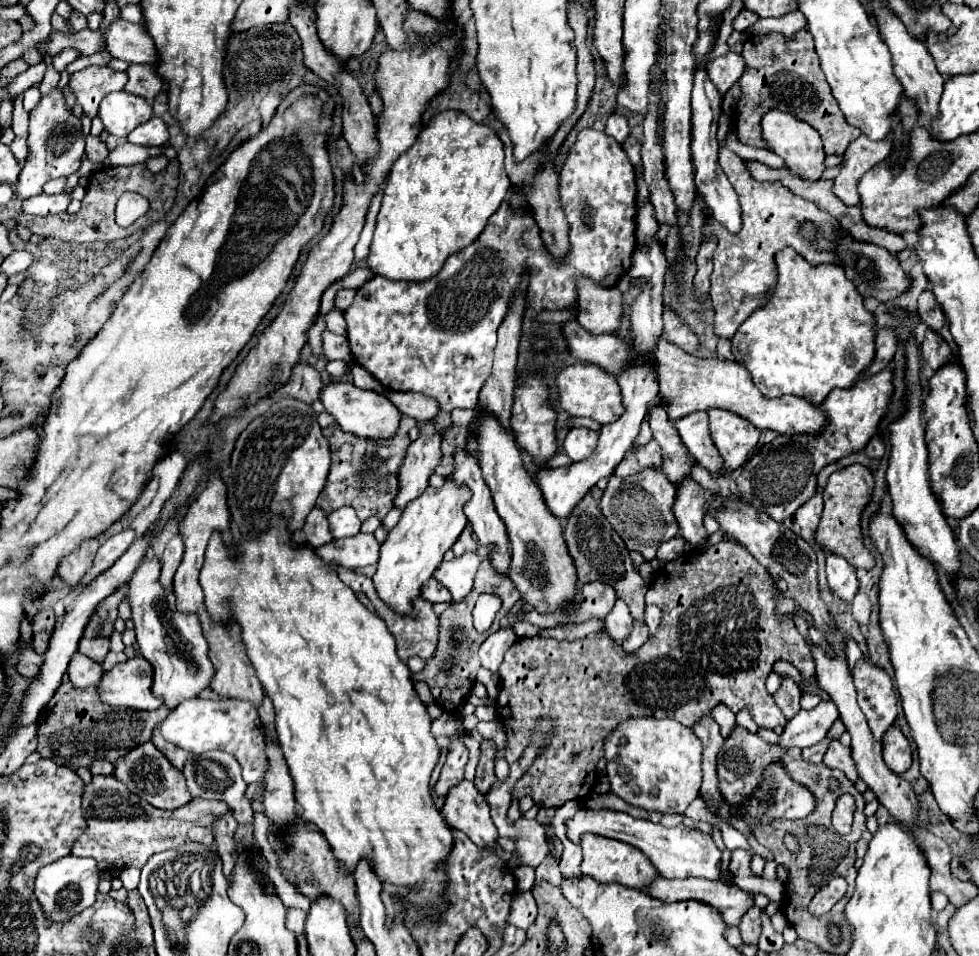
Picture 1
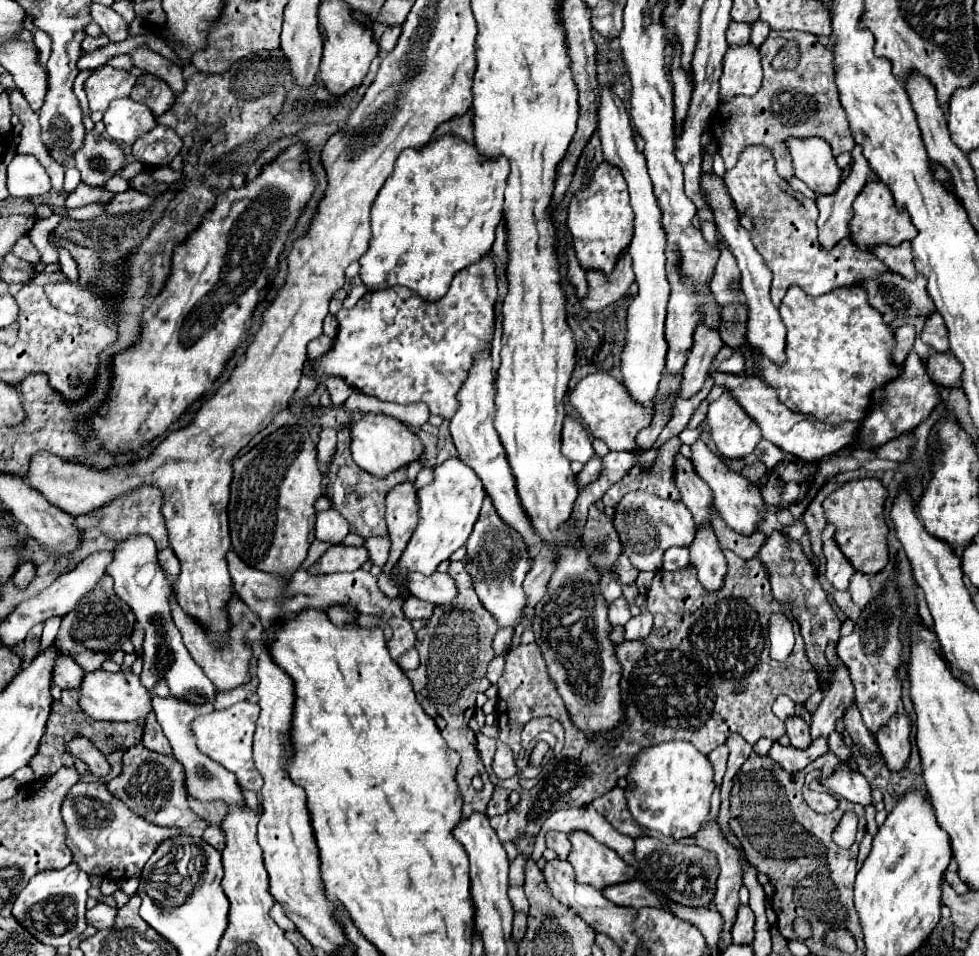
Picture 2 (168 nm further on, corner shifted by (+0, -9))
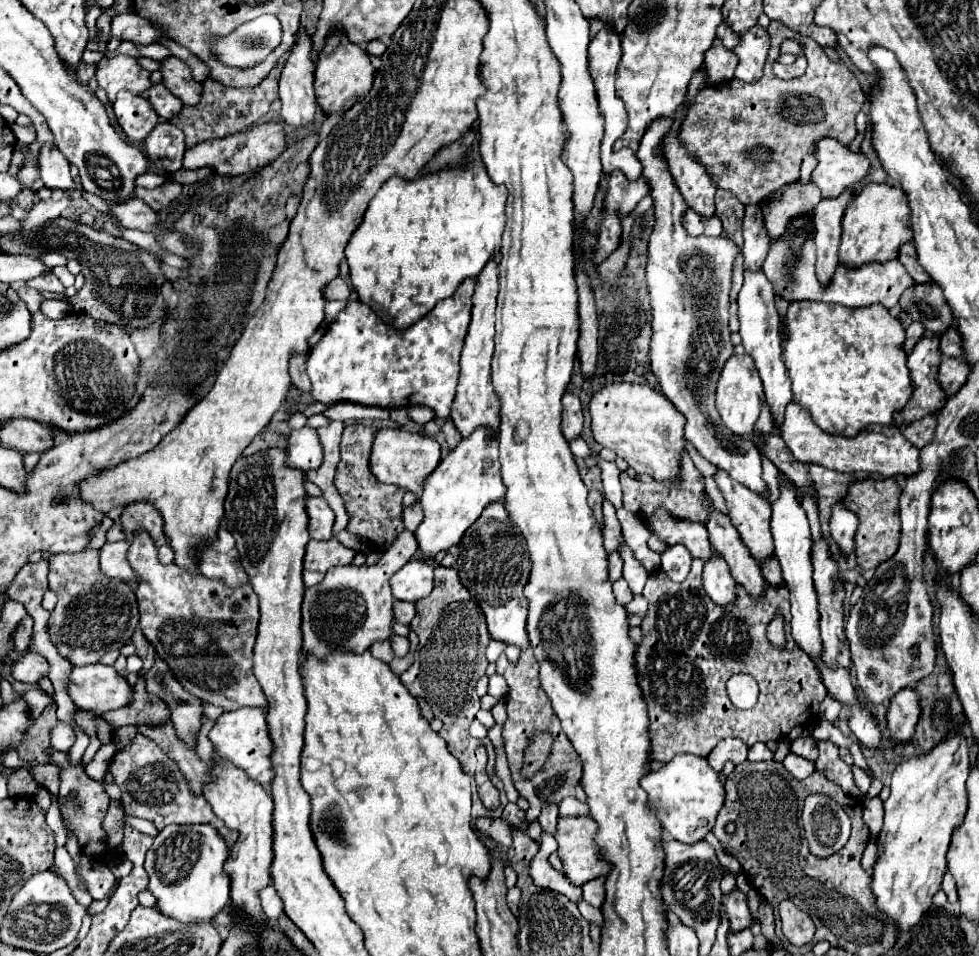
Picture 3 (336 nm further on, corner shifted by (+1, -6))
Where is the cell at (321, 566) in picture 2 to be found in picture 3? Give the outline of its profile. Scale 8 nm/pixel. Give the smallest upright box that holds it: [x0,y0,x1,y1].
[303,538,355,588]

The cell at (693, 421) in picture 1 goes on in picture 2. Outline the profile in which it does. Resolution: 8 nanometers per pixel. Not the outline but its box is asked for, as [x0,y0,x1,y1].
[692,439,766,535]

